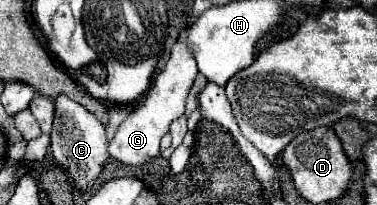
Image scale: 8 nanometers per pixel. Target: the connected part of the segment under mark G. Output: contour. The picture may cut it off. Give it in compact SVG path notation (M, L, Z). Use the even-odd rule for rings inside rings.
M177 41L173 45L171 57L163 71L155 75L151 87L143 95L143 99L137 103L137 107L131 111L131 115L119 125L115 137L109 141L109 157L117 159L125 165L143 165L145 161L159 155L159 141L169 131L169 123L185 113L185 103L189 97L189 89L193 87L193 79L197 75L197 65L193 55L189 55L189 49L185 41Z

